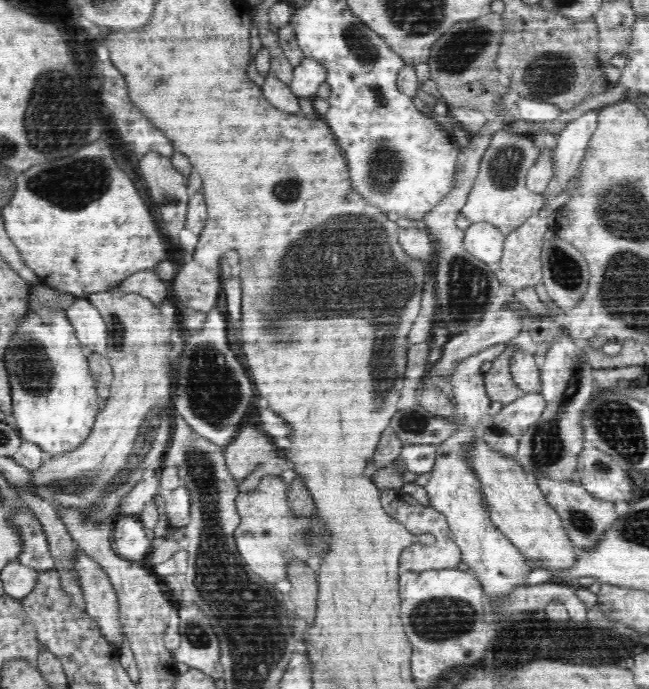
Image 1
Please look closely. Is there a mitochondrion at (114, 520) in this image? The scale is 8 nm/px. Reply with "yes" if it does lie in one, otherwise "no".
no

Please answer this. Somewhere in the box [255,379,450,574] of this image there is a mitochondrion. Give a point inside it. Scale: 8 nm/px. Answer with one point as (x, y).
(413, 422)

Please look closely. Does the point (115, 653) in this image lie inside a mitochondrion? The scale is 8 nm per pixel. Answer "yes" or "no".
no

